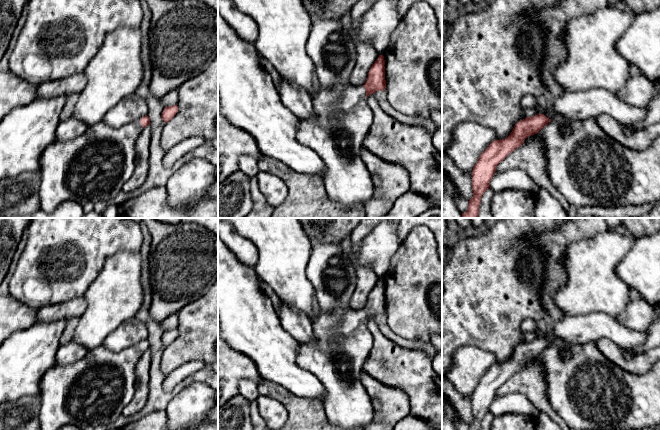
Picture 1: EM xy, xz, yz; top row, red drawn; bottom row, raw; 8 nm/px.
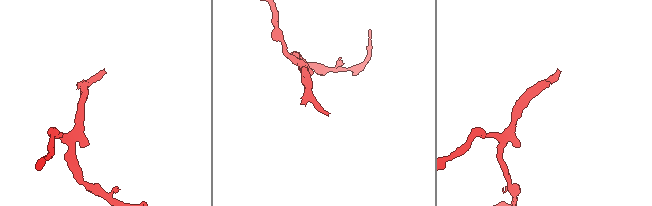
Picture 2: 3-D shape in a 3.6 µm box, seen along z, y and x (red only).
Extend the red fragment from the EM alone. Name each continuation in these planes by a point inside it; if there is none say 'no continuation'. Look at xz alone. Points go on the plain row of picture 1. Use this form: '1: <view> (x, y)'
1: xz (344, 341)

